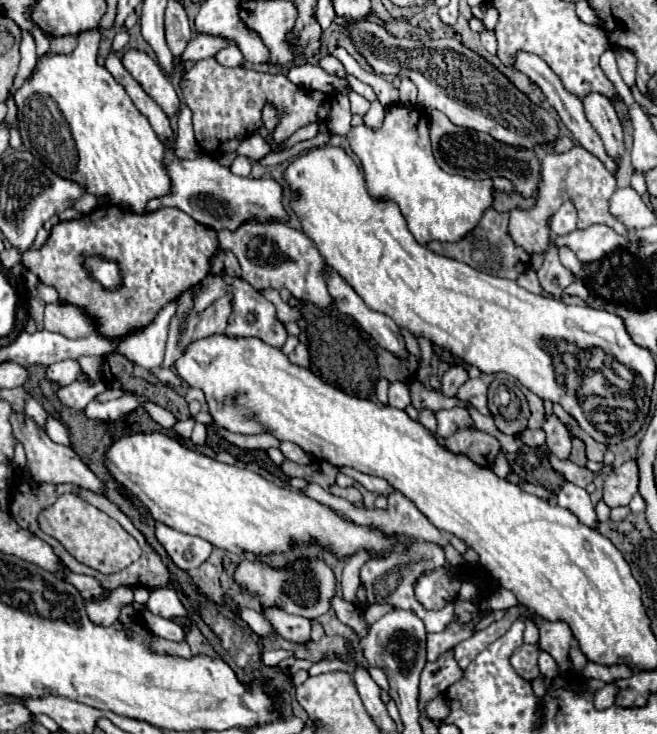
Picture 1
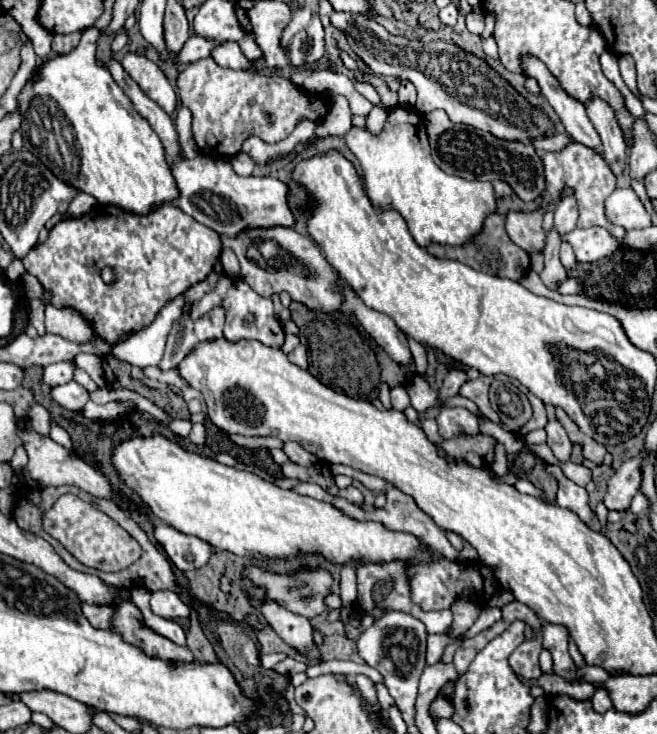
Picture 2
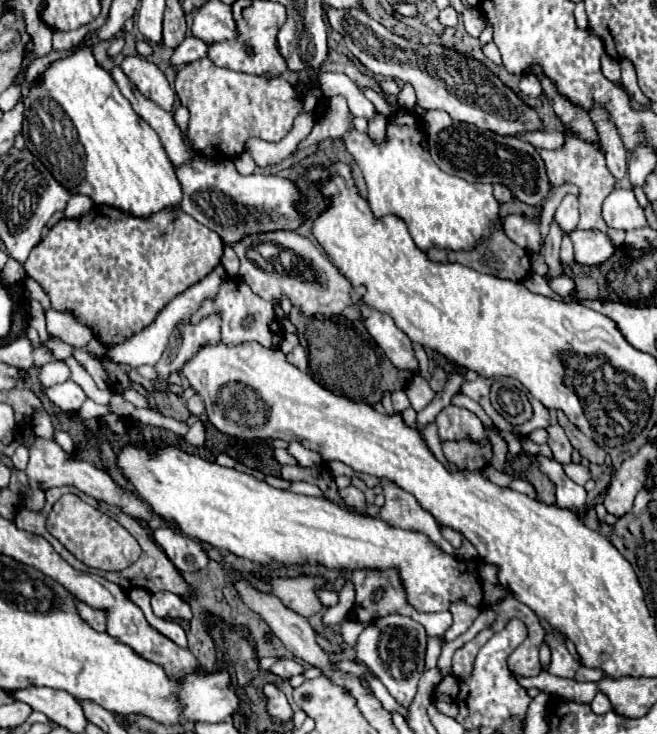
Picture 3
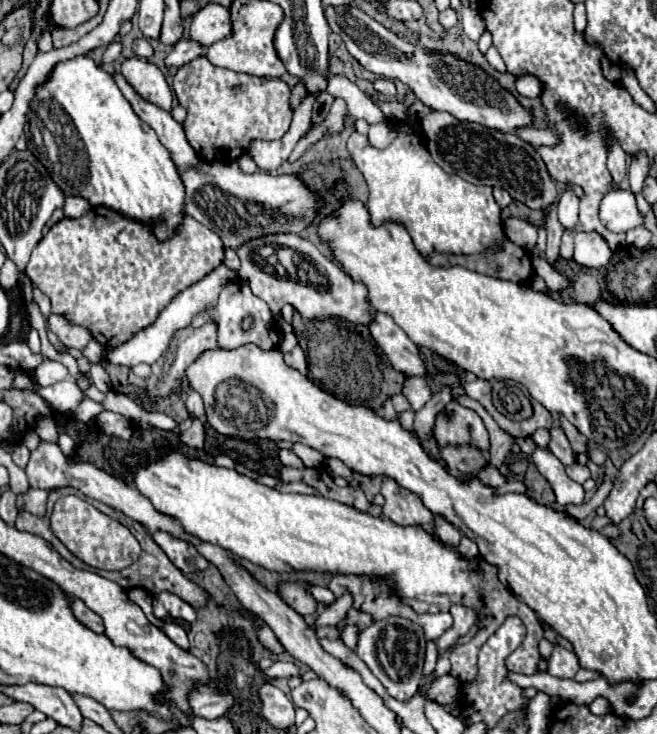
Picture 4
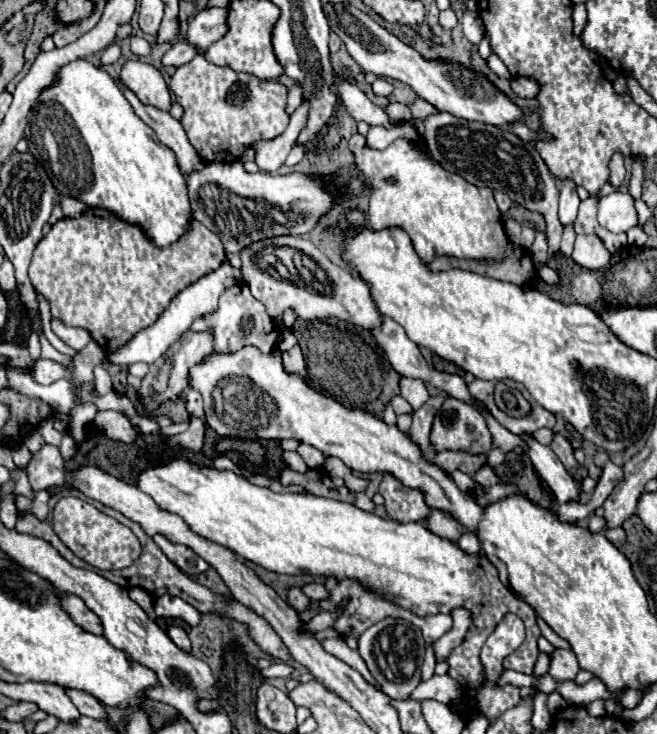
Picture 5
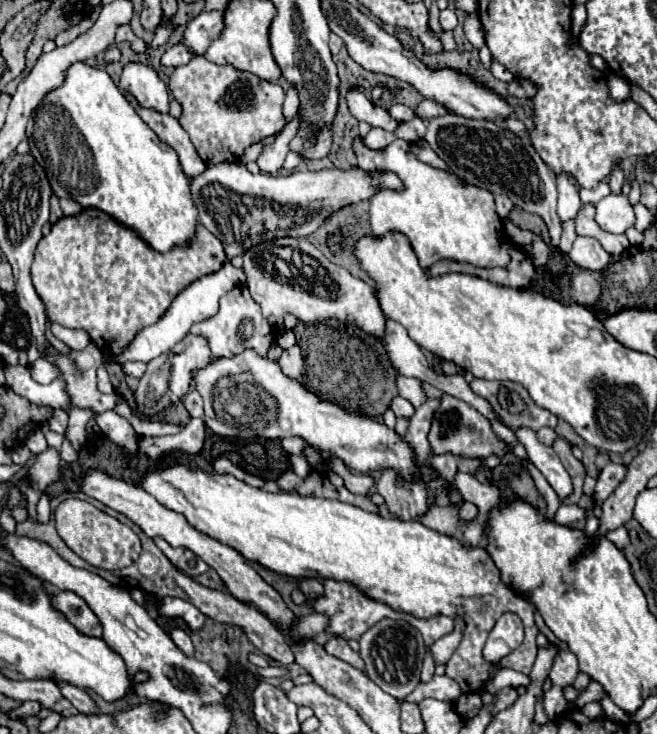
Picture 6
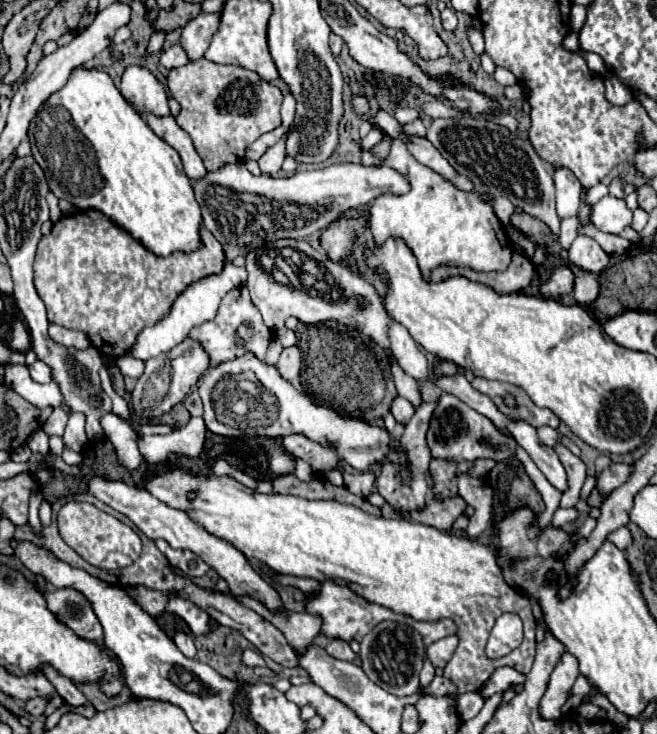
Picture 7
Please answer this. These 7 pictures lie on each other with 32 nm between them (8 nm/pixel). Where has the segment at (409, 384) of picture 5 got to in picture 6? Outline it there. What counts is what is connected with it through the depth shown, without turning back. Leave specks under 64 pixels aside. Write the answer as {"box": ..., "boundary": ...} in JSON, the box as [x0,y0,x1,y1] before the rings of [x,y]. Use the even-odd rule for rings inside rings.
{"box":[398,374,426,408],"boundary":[[[398,374],[398,392],[402,398],[406,398],[414,408],[420,408],[426,402],[426,392],[422,388],[422,382],[416,378],[404,378],[402,374]]]}

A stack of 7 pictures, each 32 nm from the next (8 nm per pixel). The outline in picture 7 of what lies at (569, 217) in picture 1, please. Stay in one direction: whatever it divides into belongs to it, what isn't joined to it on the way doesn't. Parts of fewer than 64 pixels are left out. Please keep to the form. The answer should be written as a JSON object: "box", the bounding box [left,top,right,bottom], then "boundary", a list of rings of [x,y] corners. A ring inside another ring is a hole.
{"box":[554,168,580,218],"boundary":[[[560,168],[554,172],[554,184],[556,184],[556,210],[560,218],[568,218],[568,216],[576,216],[580,210],[580,182],[576,180],[576,176],[566,170]]]}

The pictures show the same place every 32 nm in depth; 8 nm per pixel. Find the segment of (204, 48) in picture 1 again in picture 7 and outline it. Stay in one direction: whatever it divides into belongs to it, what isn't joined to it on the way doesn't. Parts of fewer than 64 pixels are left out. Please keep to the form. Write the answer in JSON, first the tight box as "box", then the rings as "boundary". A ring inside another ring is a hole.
{"box":[160,44,188,68],"boundary":[[[174,44],[174,46],[170,46],[168,50],[162,52],[160,64],[162,64],[164,68],[184,66],[184,64],[188,64],[188,54],[184,52],[184,48],[180,48],[180,44]]]}

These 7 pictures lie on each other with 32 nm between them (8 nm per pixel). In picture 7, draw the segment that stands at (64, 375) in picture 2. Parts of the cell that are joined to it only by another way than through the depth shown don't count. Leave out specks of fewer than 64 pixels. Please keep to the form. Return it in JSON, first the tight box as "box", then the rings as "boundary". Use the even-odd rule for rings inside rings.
{"box":[30,360,52,384],"boundary":[[[36,360],[30,366],[30,376],[32,376],[32,380],[36,380],[40,384],[48,384],[48,382],[52,382],[52,368],[48,368],[48,364],[44,364],[42,360]]]}

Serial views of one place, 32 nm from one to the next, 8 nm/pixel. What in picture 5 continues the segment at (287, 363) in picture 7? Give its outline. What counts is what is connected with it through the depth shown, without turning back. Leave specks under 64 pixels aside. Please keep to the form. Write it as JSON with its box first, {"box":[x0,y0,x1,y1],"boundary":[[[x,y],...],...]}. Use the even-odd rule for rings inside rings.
{"box":[282,346,306,376],"boundary":[[[294,346],[292,350],[284,352],[282,362],[288,372],[296,372],[300,376],[306,376],[306,362],[304,362],[304,354],[302,354],[300,346]]]}

